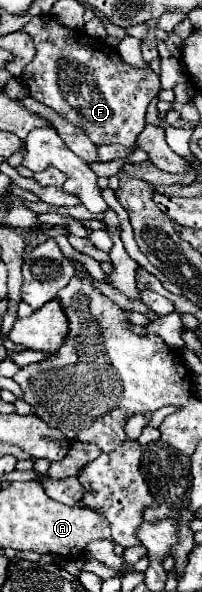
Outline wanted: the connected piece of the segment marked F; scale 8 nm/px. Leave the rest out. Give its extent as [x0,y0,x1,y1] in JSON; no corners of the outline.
[20,16,160,148]

